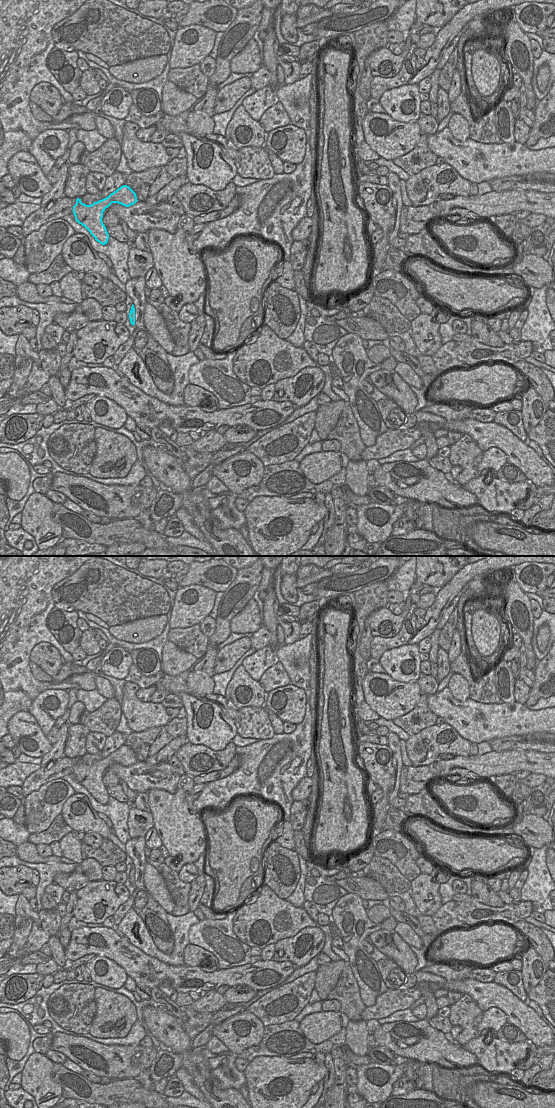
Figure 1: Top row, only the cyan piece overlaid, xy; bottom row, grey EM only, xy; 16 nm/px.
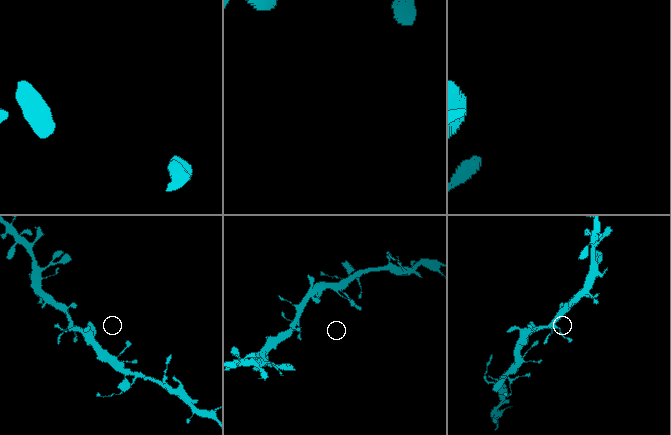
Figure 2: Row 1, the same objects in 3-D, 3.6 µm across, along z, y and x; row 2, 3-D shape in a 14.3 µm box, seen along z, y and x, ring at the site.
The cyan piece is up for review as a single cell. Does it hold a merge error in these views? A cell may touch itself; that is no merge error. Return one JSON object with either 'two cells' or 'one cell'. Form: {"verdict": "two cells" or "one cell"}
{"verdict": "one cell"}

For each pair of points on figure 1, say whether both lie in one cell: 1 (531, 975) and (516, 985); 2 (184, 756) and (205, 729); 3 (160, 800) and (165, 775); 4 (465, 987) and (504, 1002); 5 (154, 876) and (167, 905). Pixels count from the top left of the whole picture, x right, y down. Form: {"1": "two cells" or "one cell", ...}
{"1": "two cells", "2": "two cells", "3": "two cells", "4": "one cell", "5": "one cell"}

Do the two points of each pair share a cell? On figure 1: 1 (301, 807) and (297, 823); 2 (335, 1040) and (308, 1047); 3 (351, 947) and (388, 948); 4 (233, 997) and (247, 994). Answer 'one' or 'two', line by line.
1: one
2: one
3: two
4: one

